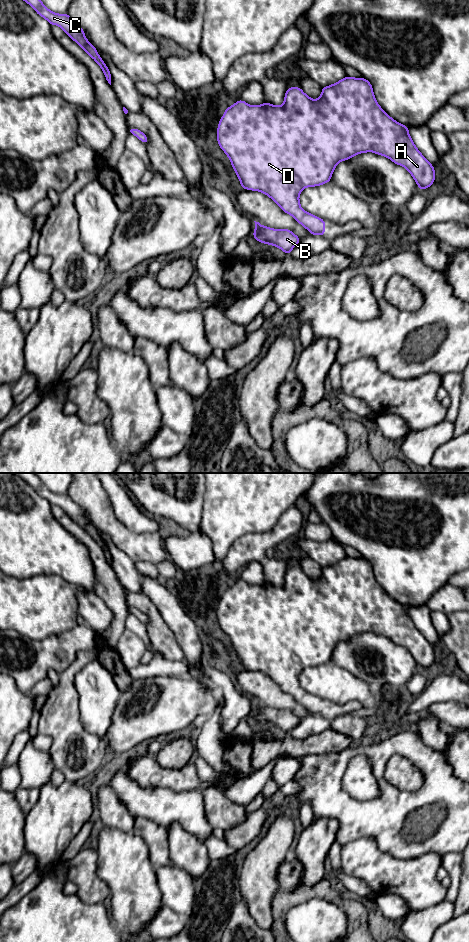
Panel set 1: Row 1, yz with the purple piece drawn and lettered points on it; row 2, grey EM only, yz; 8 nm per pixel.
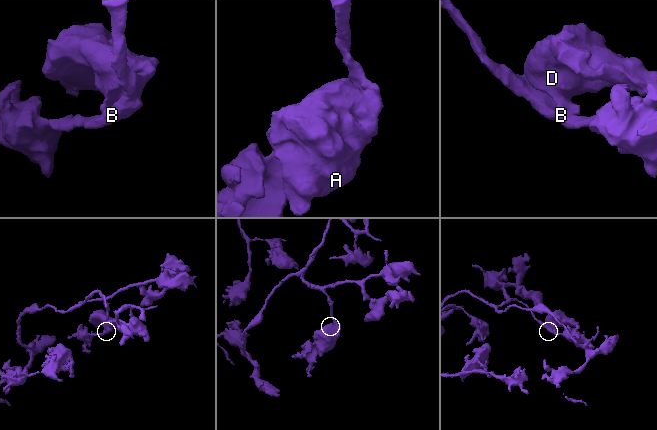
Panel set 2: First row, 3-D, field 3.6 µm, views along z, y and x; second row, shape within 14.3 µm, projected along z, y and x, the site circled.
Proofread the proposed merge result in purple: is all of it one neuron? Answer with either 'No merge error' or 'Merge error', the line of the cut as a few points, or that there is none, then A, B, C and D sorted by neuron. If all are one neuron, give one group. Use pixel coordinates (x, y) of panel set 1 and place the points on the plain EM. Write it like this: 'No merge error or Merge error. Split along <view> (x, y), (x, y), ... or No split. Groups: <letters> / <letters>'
No merge error. No split. Groups: A B C D

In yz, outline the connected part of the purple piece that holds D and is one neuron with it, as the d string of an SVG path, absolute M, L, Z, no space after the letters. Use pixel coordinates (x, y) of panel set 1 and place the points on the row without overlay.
M346 556L322 567L317 580L295 566L287 569L281 586L268 582L251 586L238 580L225 590L220 599L217 621L229 637L241 668L264 673L311 715L324 717L325 700L303 690L299 675L306 667L330 662L340 641L351 639L356 634L374 632L406 648L420 670L433 664L434 646L416 628L408 609L379 586L367 559Z

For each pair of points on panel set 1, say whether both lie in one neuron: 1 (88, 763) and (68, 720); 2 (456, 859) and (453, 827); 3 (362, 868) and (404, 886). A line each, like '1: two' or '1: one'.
1: one
2: two
3: one

